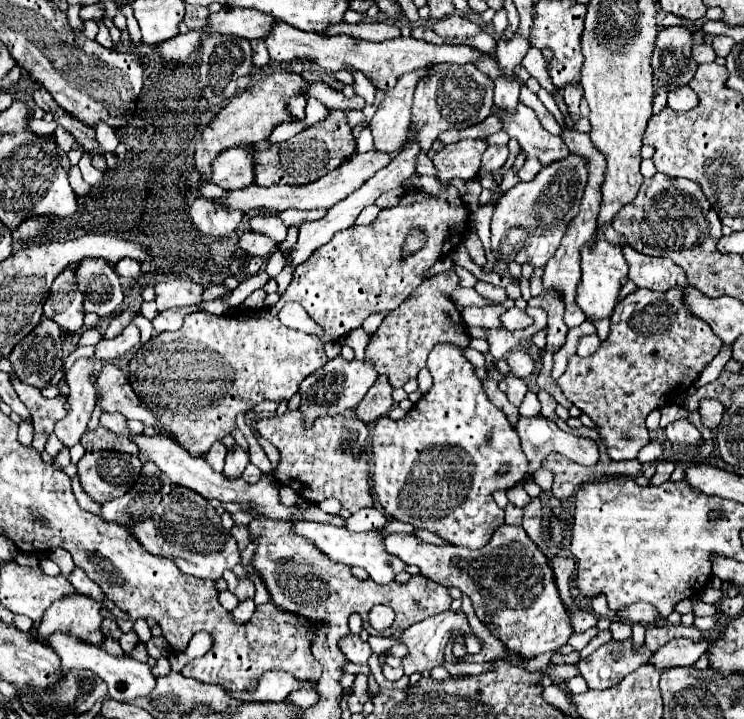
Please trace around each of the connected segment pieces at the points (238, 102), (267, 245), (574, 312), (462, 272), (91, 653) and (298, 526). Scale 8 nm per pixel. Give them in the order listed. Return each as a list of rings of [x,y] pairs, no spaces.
[[[276,73],[276,75],[268,75],[260,81],[256,81],[256,85],[248,87],[246,91],[238,93],[236,97],[232,97],[222,109],[220,113],[206,125],[204,133],[202,133],[202,139],[198,141],[196,145],[196,157],[194,157],[194,163],[196,163],[196,169],[200,173],[206,173],[210,175],[210,163],[212,159],[228,149],[228,147],[240,147],[251,146],[257,142],[267,139],[272,133],[273,129],[285,122],[295,121],[292,115],[288,115],[286,107],[288,107],[288,99],[292,99],[294,95],[304,95],[306,99],[308,97],[314,97],[318,99],[320,103],[326,103],[328,111],[350,111],[350,109],[364,109],[364,99],[360,95],[354,95],[354,97],[346,97],[342,91],[338,89],[332,89],[330,85],[326,83],[308,83],[304,81],[300,75],[296,73]]]
[[[242,231],[238,237],[238,247],[250,255],[266,257],[268,253],[276,251],[278,245],[276,245],[276,241],[272,243],[272,239],[268,239],[266,235],[260,235],[256,231]]]
[[[564,129],[564,133],[560,135],[562,141],[566,143],[566,147],[570,147],[572,153],[576,155],[584,155],[586,159],[586,167],[588,167],[588,185],[586,185],[586,191],[584,191],[584,199],[580,203],[580,213],[576,215],[576,219],[572,219],[572,223],[568,225],[568,231],[558,247],[558,251],[552,255],[552,259],[548,259],[548,263],[544,265],[544,273],[542,273],[542,287],[544,289],[552,289],[556,291],[562,301],[564,301],[564,307],[566,307],[566,313],[564,313],[564,323],[568,327],[578,327],[586,321],[586,315],[584,311],[580,311],[578,303],[576,303],[576,287],[580,285],[580,249],[592,239],[594,235],[594,229],[596,229],[596,215],[600,211],[600,183],[604,181],[602,173],[604,173],[604,155],[600,155],[588,133],[580,133],[580,131],[570,131],[570,129]]]
[[[454,265],[454,270],[456,271],[457,275],[460,277],[459,286],[460,287],[474,287],[475,283],[477,283],[477,278],[472,275],[468,270],[465,268]]]
[[[56,633],[52,635],[46,645],[50,645],[62,659],[62,667],[68,671],[68,669],[90,669],[94,671],[98,677],[102,677],[108,685],[108,693],[112,699],[116,701],[132,701],[132,699],[138,699],[138,697],[146,697],[152,693],[152,687],[156,685],[156,679],[150,671],[150,665],[148,663],[140,663],[132,657],[112,657],[108,655],[106,651],[102,651],[100,647],[94,647],[90,643],[82,643],[80,639],[72,637],[72,635],[62,635],[62,633]]]
[[[294,521],[292,523],[292,533],[310,539],[310,543],[322,551],[324,555],[328,555],[328,559],[332,559],[334,563],[342,563],[342,565],[360,565],[368,571],[368,575],[376,581],[376,583],[390,583],[394,581],[394,577],[406,569],[406,563],[402,563],[400,559],[396,559],[394,555],[386,553],[384,547],[380,545],[382,537],[376,531],[366,531],[366,533],[354,533],[348,531],[346,527],[332,527],[326,523],[314,523],[314,521]]]

